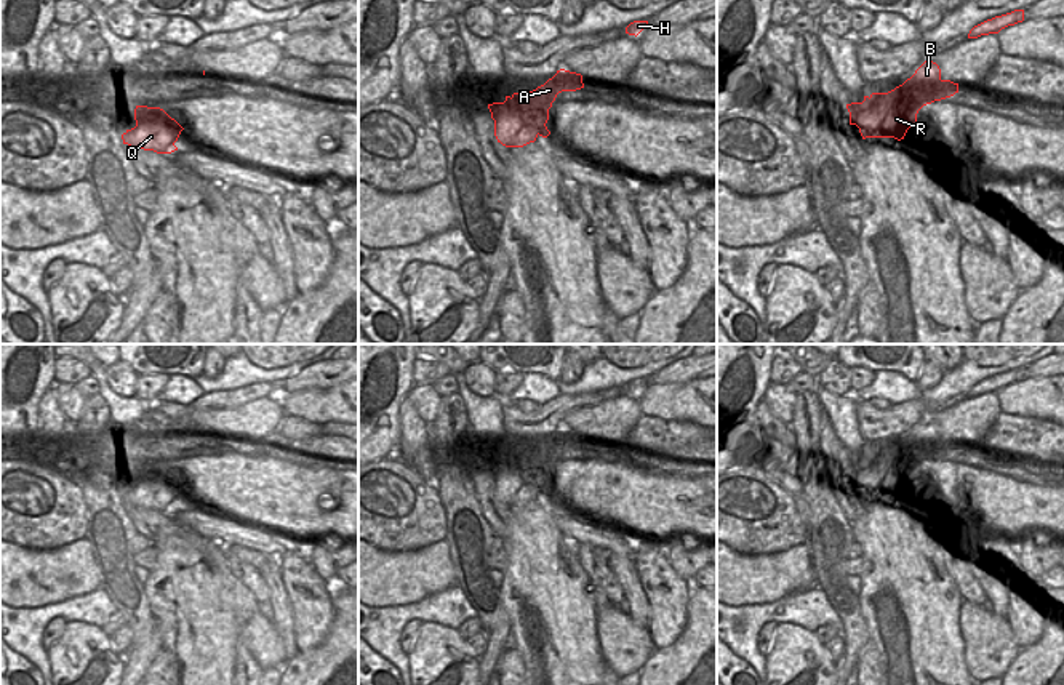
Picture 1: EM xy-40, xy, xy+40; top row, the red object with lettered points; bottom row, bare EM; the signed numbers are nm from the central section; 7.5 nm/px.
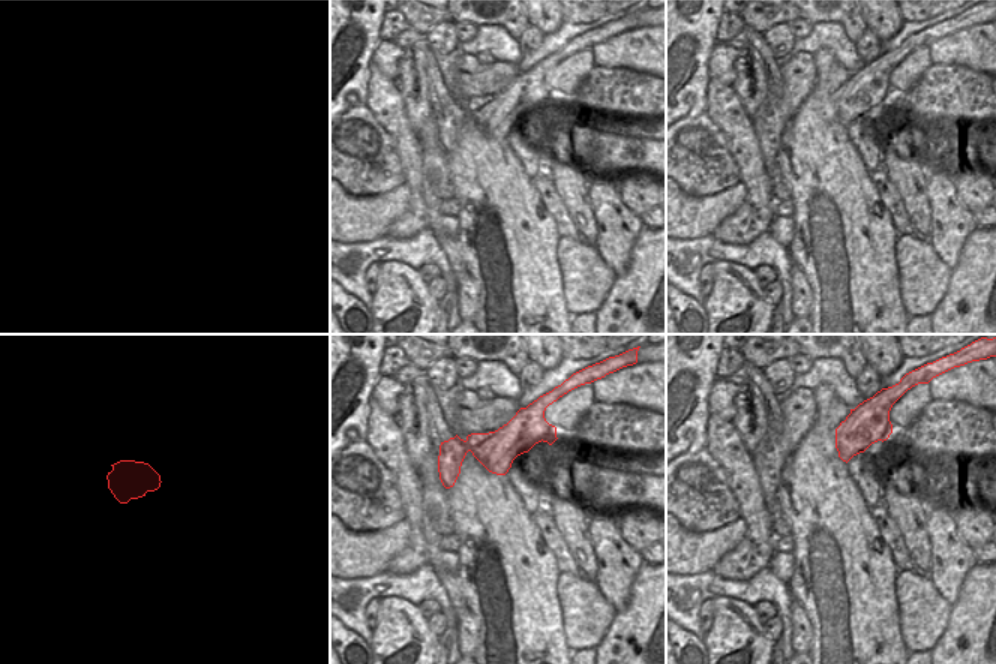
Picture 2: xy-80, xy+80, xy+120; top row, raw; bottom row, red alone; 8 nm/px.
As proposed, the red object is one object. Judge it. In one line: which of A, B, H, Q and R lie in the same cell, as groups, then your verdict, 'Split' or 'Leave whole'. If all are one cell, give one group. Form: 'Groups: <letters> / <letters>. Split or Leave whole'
Groups: A B H Q R. Leave whole.

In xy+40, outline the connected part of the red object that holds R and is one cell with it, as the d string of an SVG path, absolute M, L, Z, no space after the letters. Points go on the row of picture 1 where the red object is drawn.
M926 61L902 85L888 93L872 93L862 102L846 104L850 125L856 125L862 139L904 139L907 130L917 125L918 110L934 101L958 93L958 83L941 78L936 62Z

